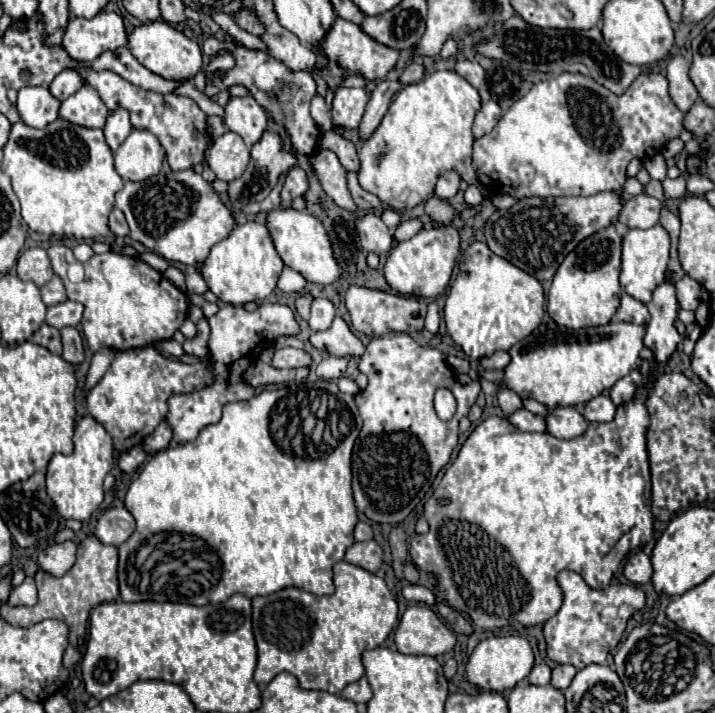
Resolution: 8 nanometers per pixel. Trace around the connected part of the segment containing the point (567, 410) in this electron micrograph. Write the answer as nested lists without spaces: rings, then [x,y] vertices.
[[[572,406],[548,410],[546,422],[548,422],[548,432],[556,438],[562,438],[562,440],[578,438],[588,428],[588,422],[584,420],[584,416],[580,412],[576,412]]]

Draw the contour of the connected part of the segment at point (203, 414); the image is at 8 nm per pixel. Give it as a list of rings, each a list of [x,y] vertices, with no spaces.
[[[228,304],[220,308],[212,318],[208,318],[208,322],[212,330],[210,342],[208,342],[210,364],[212,364],[212,374],[216,376],[216,380],[202,390],[168,398],[166,420],[168,420],[168,426],[172,428],[174,444],[186,444],[188,440],[194,440],[204,426],[218,422],[224,404],[250,400],[256,392],[250,384],[244,384],[242,380],[242,374],[246,372],[246,368],[260,356],[264,348],[272,346],[276,338],[298,336],[300,332],[294,312],[284,304],[262,304],[254,312],[248,312],[242,306]]]

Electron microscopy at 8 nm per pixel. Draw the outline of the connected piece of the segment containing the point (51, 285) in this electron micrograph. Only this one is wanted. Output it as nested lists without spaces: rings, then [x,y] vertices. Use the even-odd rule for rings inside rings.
[[[54,276],[46,286],[42,286],[40,292],[42,292],[42,300],[46,306],[54,306],[54,304],[60,304],[66,300],[66,290],[58,276]]]

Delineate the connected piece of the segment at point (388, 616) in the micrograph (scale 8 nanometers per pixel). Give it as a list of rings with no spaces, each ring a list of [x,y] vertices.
[[[344,560],[334,564],[334,586],[336,590],[332,596],[314,596],[300,588],[284,588],[268,596],[252,598],[252,630],[258,648],[258,666],[254,672],[256,684],[268,684],[276,674],[290,672],[304,690],[340,694],[346,684],[364,676],[360,656],[368,648],[378,648],[394,630],[398,624],[398,604],[380,576]]]

